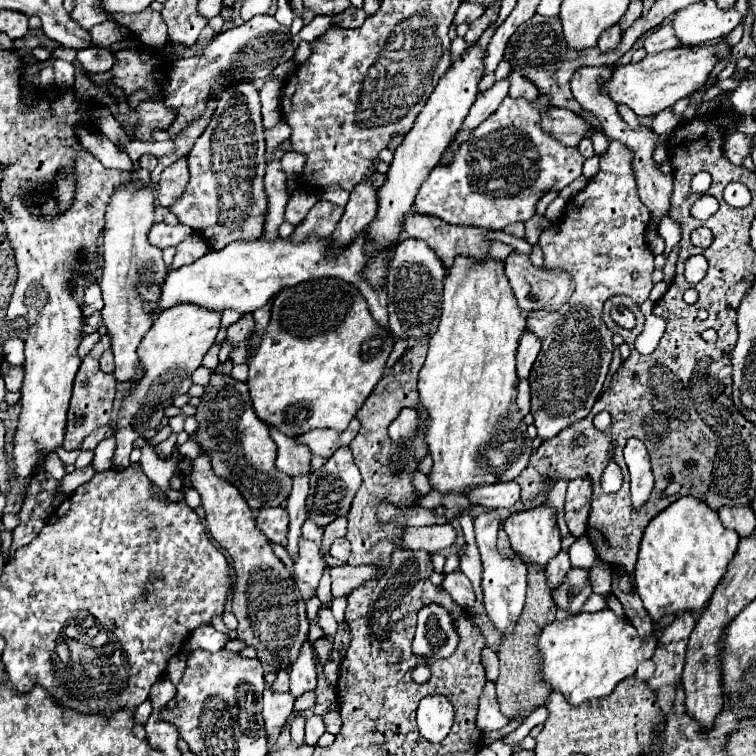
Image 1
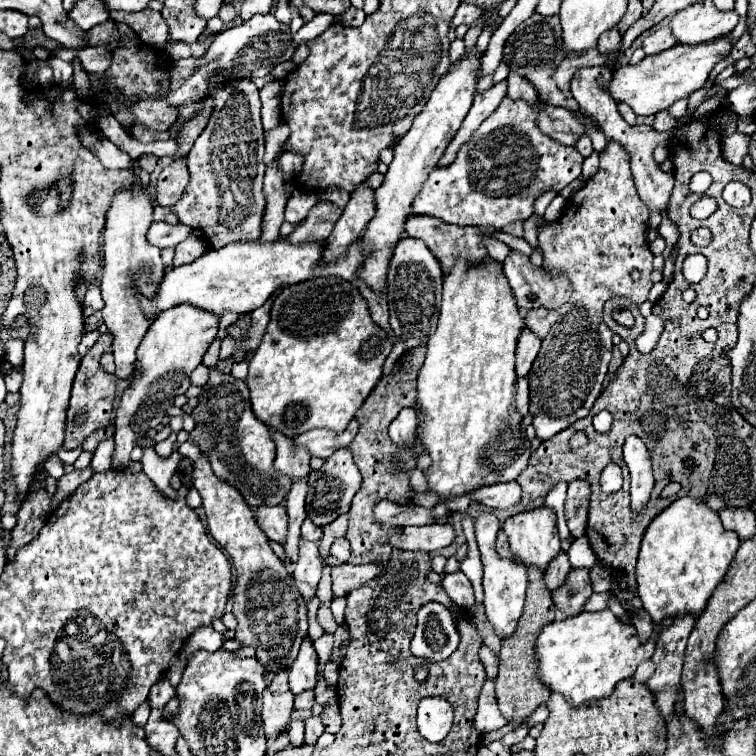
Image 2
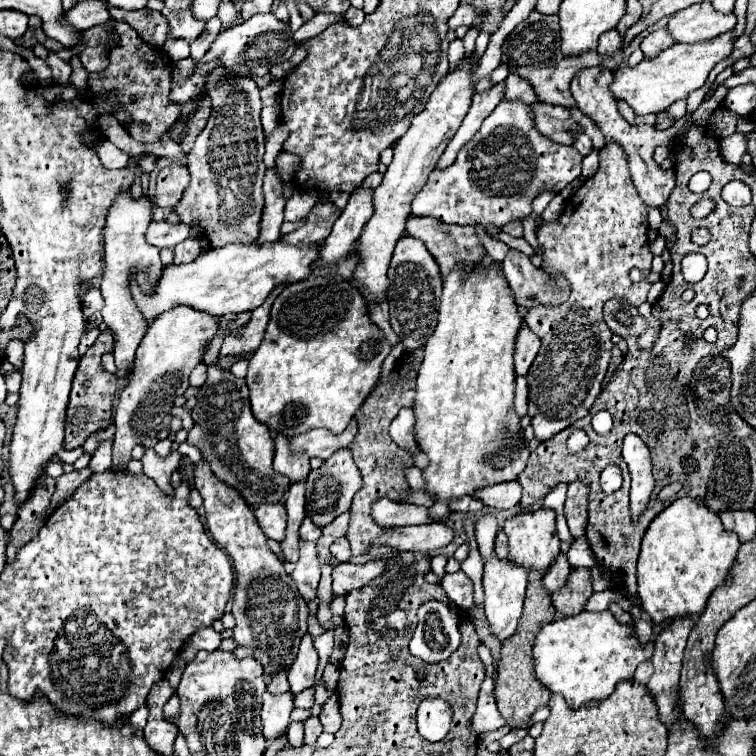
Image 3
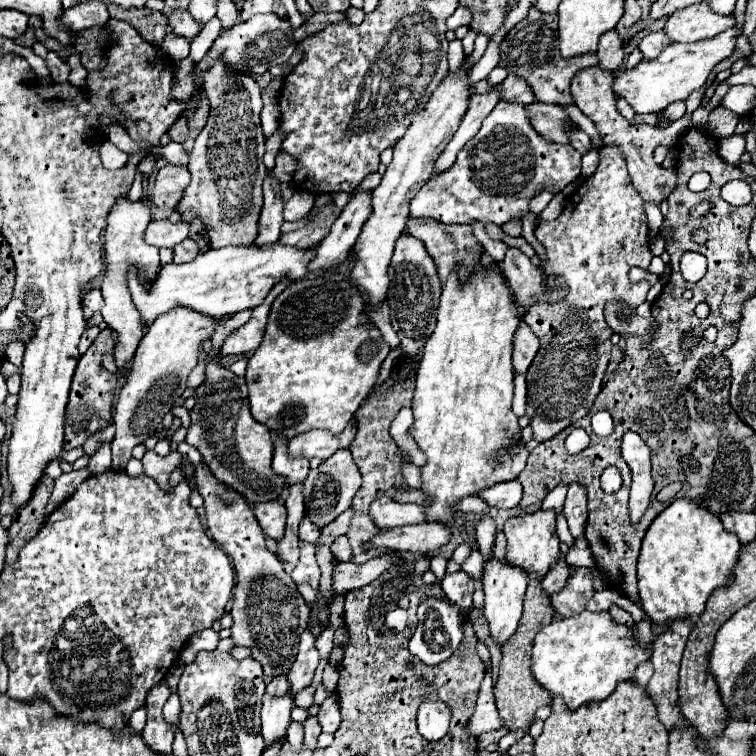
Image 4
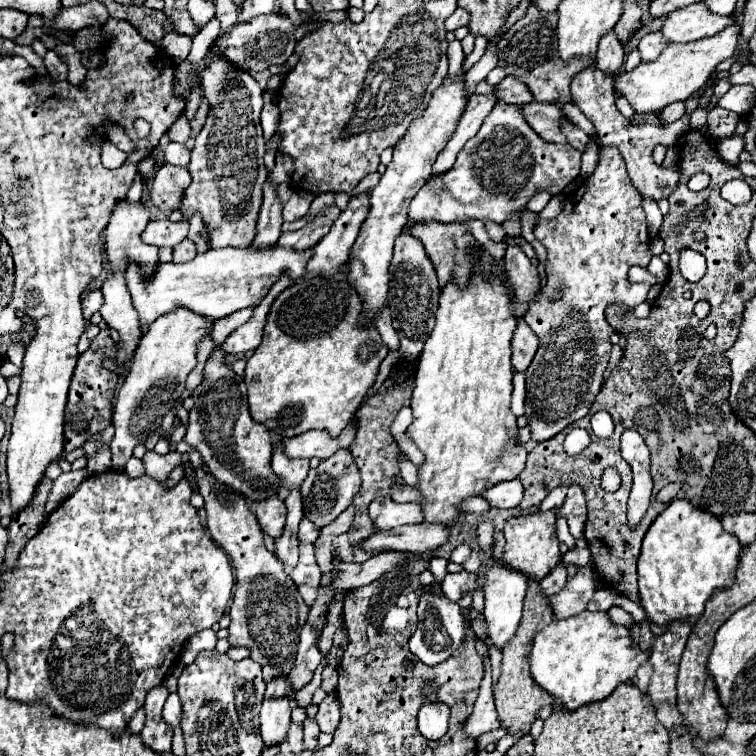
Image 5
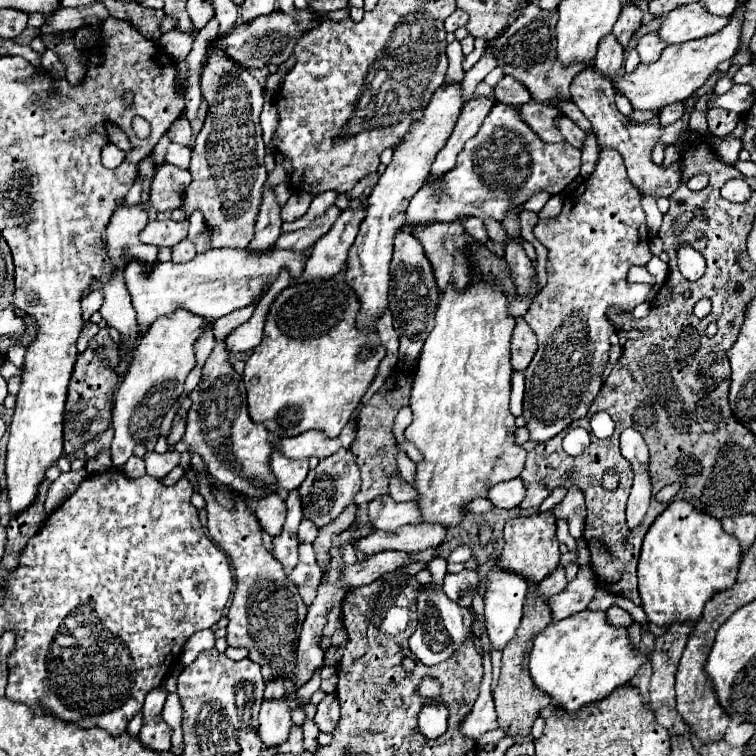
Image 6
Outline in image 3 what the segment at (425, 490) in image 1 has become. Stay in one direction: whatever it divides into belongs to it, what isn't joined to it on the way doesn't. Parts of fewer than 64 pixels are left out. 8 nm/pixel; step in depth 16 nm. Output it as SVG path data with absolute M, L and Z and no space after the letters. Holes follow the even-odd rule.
M413 466L406 468L406 470L404 470L404 474L406 476L406 479L408 480L409 486L412 489L424 491L425 482L422 476L422 471L418 467Z

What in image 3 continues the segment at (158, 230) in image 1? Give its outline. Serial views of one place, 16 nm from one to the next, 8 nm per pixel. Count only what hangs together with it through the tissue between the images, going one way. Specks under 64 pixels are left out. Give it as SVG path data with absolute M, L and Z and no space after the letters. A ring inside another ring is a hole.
M166 220L152 222L146 232L146 240L158 248L174 248L176 244L180 244L188 236L190 236L190 226L186 226L182 222L168 224Z

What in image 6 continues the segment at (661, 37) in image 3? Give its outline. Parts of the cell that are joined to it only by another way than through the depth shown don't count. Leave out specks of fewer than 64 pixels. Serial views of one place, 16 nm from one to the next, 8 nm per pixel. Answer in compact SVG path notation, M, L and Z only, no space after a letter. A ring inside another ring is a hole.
M656 32L642 36L636 46L636 50L642 58L642 64L652 64L654 60L658 60L658 56L664 48L666 48L666 44L660 40L660 34L656 34Z

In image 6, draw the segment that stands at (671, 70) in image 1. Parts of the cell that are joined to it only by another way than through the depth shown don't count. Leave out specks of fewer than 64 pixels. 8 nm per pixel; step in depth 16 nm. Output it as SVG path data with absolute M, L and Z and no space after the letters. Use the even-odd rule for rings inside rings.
M744 8L736 10L730 16L730 24L716 32L714 36L706 36L692 42L670 44L662 50L660 58L652 64L640 64L634 72L624 74L616 80L616 90L622 92L634 110L660 110L672 102L682 102L690 98L716 70L716 66L734 56L738 50L738 36L742 28Z

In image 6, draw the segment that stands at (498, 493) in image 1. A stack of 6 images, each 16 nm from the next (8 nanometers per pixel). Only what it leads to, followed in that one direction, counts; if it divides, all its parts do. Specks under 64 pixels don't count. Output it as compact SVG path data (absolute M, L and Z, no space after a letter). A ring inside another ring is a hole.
M520 478L508 480L504 484L496 484L488 490L488 500L496 506L496 508L516 508L522 498L526 494L526 488L522 484Z

